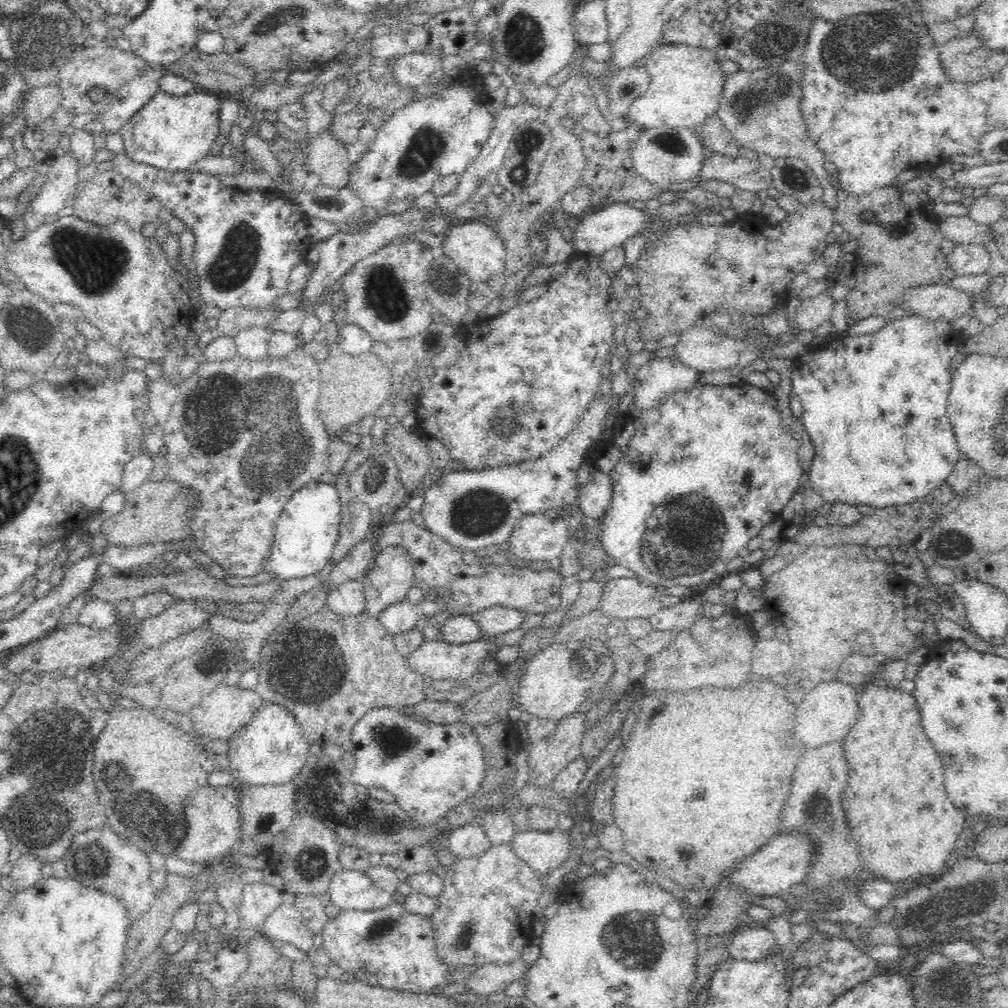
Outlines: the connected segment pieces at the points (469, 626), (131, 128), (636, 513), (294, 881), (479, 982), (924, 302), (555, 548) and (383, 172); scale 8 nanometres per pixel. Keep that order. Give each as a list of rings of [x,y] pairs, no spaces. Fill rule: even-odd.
[[[457,615],[446,619],[440,629],[441,640],[452,645],[466,645],[484,638],[482,627],[472,615]]]
[[[159,88],[156,94],[120,128],[119,133],[122,135],[124,145],[123,152],[134,162],[154,166],[161,170],[193,170],[198,161],[211,154],[210,149],[216,142],[216,137],[220,132],[220,105],[220,99],[208,93],[193,91],[176,96]]]
[[[742,382],[742,388],[728,388],[728,386],[718,387],[697,384],[690,392],[682,390],[668,395],[662,404],[656,407],[642,411],[640,416],[634,419],[636,434],[630,438],[626,452],[620,461],[610,470],[609,474],[603,471],[595,471],[586,486],[580,488],[578,494],[578,507],[585,515],[598,519],[599,541],[603,549],[609,554],[617,564],[625,566],[636,572],[637,576],[642,580],[646,580],[650,585],[657,588],[671,587],[672,585],[686,586],[691,588],[698,586],[704,582],[714,580],[724,574],[728,562],[731,562],[740,550],[748,544],[752,536],[758,535],[760,530],[782,515],[782,508],[791,500],[792,496],[797,492],[802,478],[802,468],[798,464],[798,444],[792,438],[792,430],[784,424],[782,414],[778,410],[776,398],[771,395],[764,394],[764,400],[758,402],[754,396],[762,396],[758,394],[762,389],[756,388],[750,384]]]
[[[298,812],[296,816],[294,817],[293,824],[290,825],[287,830],[282,830],[282,833],[273,839],[274,843],[272,846],[278,846],[278,848],[276,848],[276,850],[272,848],[272,852],[276,852],[276,854],[270,856],[270,866],[274,868],[272,871],[275,873],[278,872],[278,874],[282,876],[284,888],[286,888],[284,892],[288,894],[288,898],[290,898],[290,894],[292,894],[292,896],[316,896],[316,894],[322,894],[322,892],[328,893],[328,886],[330,886],[330,882],[332,882],[332,876],[342,870],[342,864],[338,862],[338,850],[342,848],[342,840],[340,840],[332,830],[324,828],[324,824],[316,822],[316,820],[310,816],[310,813]]]
[[[537,942],[526,946],[522,956],[508,964],[487,964],[477,969],[471,976],[464,980],[464,985],[469,992],[478,996],[490,996],[495,992],[504,991],[514,981],[523,981],[526,972],[530,970],[540,954]]]
[[[937,282],[906,289],[903,294],[902,306],[911,314],[925,316],[934,320],[952,320],[972,311],[973,297],[969,291],[956,289],[951,284]]]
[[[542,513],[525,514],[509,538],[510,554],[522,560],[556,563],[568,542],[565,518],[546,518]]]
[[[466,67],[452,86],[438,91],[435,95],[416,99],[408,106],[395,110],[392,116],[378,129],[377,137],[368,145],[364,156],[350,168],[350,190],[364,204],[365,212],[382,212],[390,200],[402,200],[410,203],[416,197],[432,190],[433,184],[442,176],[462,174],[470,166],[482,147],[486,144],[491,130],[496,124],[494,115],[486,109],[488,91],[484,88],[484,79],[476,68]]]

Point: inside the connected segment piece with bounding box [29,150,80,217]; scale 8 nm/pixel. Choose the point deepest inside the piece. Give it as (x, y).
(60, 187)

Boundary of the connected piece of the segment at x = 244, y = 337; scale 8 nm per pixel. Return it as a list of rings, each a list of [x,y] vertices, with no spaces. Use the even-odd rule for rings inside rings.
[[[269,327],[244,328],[234,337],[237,356],[249,360],[267,358],[272,333]]]

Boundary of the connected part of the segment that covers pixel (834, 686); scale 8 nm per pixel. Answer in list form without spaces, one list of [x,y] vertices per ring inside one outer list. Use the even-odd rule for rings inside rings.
[[[824,682],[816,686],[796,708],[796,726],[794,736],[810,748],[818,748],[824,744],[832,744],[842,740],[858,718],[858,700],[856,690],[842,682]]]

